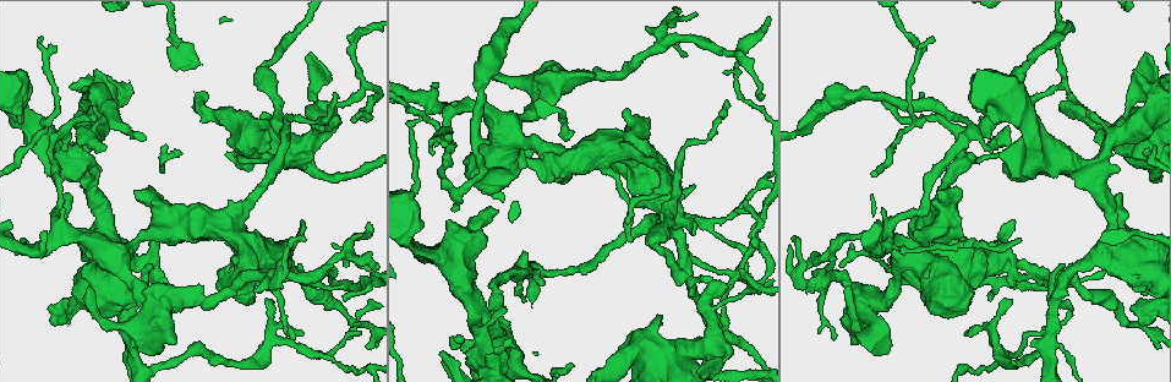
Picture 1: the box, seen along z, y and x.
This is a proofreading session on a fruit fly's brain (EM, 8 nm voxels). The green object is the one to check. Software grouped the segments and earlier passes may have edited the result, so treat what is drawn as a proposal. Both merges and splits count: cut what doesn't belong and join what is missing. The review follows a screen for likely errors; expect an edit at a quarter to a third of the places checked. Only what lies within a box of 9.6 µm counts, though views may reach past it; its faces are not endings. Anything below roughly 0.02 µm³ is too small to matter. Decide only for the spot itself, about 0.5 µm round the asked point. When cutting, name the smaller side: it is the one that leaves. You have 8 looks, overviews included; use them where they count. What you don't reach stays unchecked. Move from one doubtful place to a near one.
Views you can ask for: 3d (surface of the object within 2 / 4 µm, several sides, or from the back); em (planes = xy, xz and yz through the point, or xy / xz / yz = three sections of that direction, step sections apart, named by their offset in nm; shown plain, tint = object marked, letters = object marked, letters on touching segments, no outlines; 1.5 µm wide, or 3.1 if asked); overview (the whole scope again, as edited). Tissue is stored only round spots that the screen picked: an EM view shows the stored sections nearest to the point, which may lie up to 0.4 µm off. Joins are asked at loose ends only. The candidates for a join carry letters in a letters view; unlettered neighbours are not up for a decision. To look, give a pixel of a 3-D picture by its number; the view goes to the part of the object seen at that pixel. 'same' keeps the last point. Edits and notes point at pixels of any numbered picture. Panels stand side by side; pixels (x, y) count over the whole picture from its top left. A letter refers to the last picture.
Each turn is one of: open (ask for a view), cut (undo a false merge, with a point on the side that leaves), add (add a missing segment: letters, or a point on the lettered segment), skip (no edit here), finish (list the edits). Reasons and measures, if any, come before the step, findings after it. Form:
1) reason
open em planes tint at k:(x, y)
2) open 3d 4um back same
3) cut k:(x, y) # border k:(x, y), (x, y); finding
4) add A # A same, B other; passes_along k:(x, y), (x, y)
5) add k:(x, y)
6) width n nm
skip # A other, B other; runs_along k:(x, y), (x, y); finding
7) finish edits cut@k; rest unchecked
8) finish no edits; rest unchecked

open 3d 4um at 1:(852, 341)

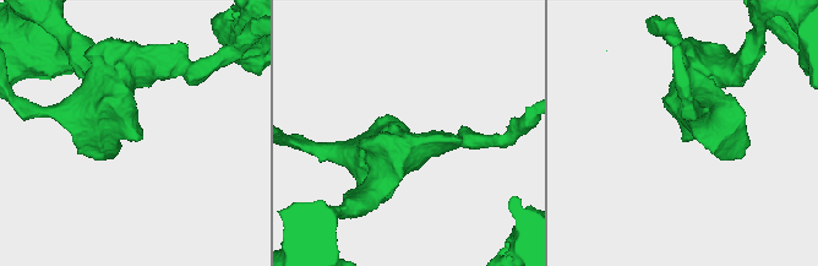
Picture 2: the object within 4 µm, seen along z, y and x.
open em xz step 4 letters at 2:(687, 136)

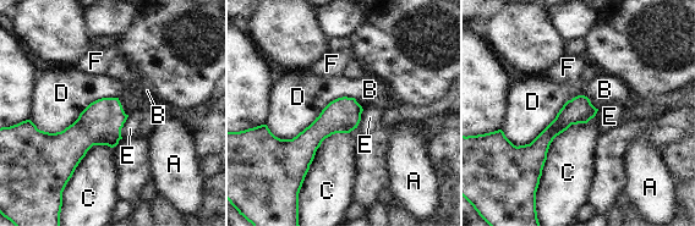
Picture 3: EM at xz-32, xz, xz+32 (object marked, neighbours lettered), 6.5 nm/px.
longest_contact D 600 nm
skip # A other, B other, C other, D other, E other, F other; no lettered segment goes on from it

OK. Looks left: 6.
tapers out
open 3d 2um at 1:(417, 191)

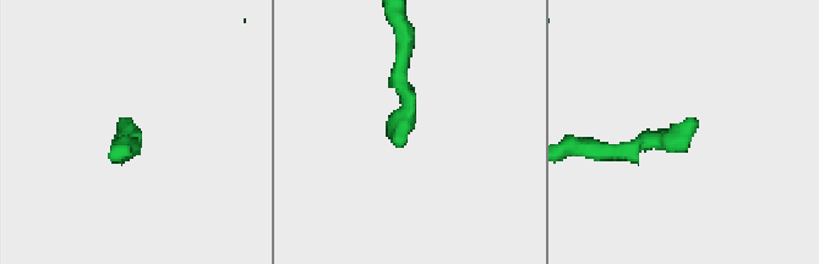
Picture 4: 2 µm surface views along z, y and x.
open em planes letters at 4:(695, 120)

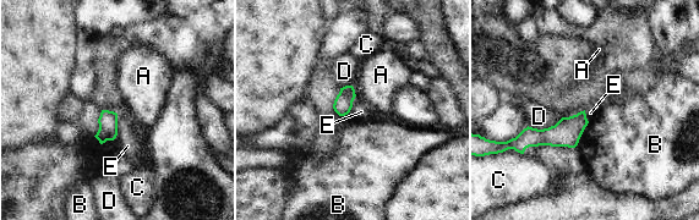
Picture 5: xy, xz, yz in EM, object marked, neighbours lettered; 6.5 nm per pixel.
longest_contact D 220 nm
skip # A other, B other, C other, D other, E other; border 5:(118, 114), (118, 135), (115, 137); no lettered segment goes on from it

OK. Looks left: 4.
thin end
open 3d 4um at 1:(312, 287)

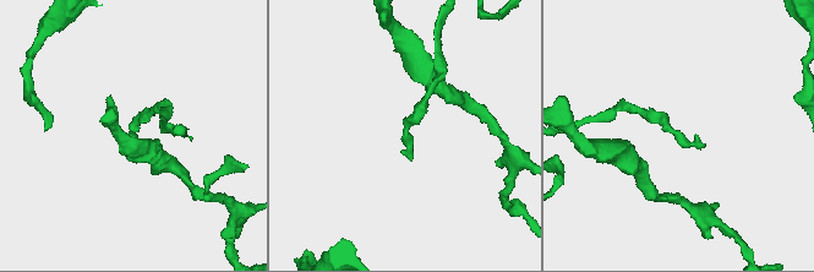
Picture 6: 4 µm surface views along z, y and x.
open em planes letters at 6:(403, 152)

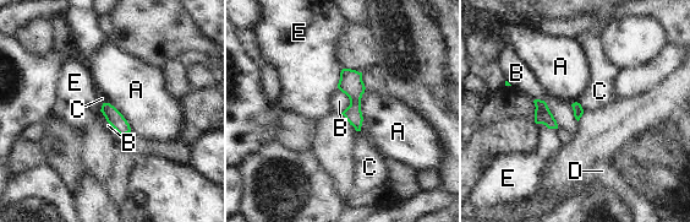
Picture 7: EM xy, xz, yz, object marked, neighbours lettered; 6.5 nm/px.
skip # A other, B other, C other, D other, E other; border 7:(535, 98), (546, 103), (558, 126); no lettered segment goes on from it

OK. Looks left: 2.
finish no edits; rest unchecked

